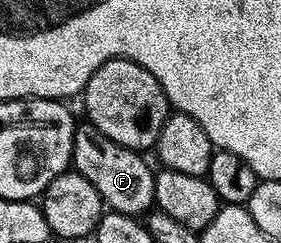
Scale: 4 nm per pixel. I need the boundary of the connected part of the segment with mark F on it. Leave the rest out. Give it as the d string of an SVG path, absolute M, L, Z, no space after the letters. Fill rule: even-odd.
M88 122L78 123L73 129L72 167L99 190L102 205L110 212L141 218L154 207L157 178L154 169L149 169L141 156L144 155L140 151L111 142L111 138Z

